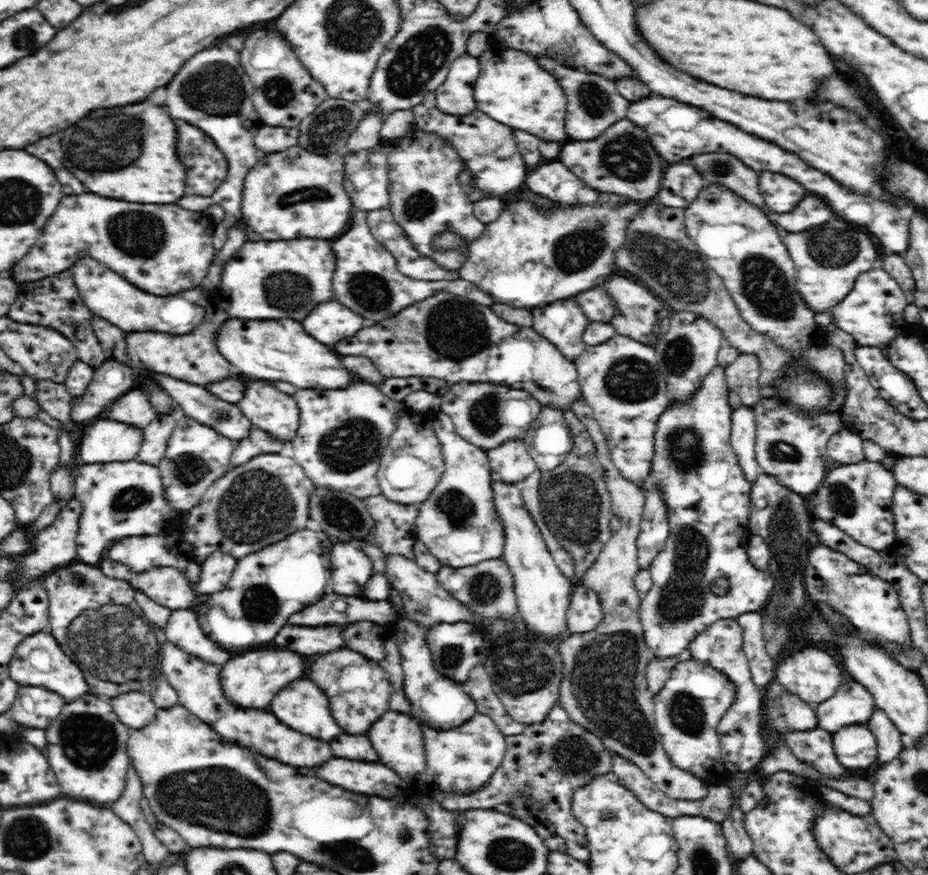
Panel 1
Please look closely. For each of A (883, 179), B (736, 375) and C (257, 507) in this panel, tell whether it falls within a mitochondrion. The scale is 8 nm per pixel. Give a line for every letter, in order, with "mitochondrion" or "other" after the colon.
A: other
B: other
C: mitochondrion

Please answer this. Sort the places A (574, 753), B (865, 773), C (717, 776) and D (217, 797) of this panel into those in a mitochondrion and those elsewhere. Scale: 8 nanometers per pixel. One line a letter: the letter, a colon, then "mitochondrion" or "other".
A: mitochondrion
B: other
C: other
D: mitochondrion

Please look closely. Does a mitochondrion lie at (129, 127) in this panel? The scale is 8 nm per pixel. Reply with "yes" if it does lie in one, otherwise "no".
yes

